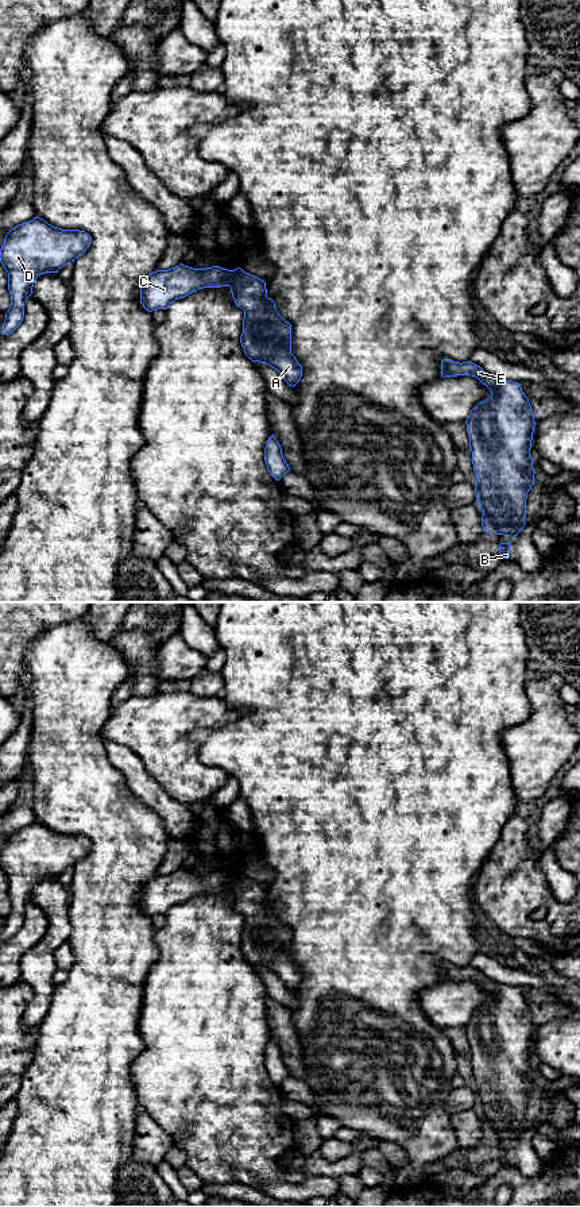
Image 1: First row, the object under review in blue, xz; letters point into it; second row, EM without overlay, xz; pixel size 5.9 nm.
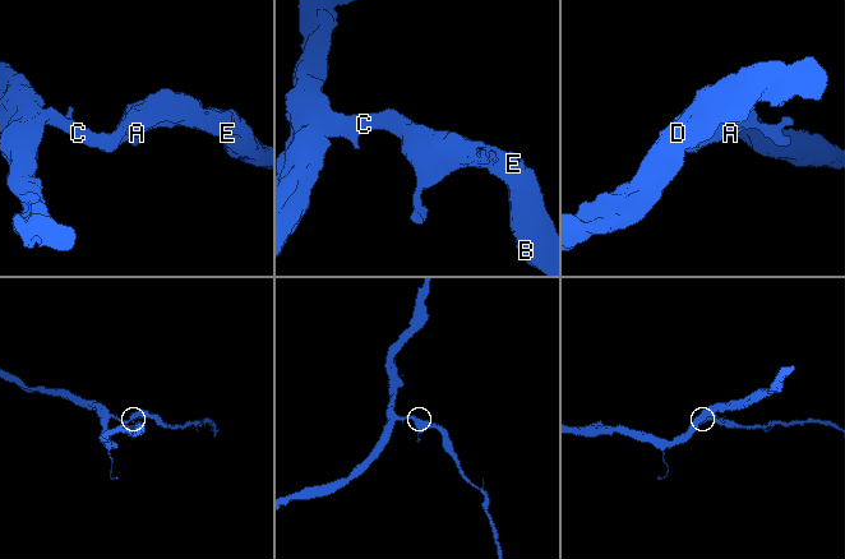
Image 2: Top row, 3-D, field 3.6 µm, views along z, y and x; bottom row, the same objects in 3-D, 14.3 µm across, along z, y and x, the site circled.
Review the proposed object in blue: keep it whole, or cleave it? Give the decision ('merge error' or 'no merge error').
no merge error

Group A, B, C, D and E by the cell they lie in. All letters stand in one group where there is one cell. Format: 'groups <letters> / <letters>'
groups A B C D E

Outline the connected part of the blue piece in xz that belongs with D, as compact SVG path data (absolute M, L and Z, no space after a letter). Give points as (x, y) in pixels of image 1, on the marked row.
M40 217L9 230L0 248L0 262L8 273L11 306L1 327L3 335L12 333L24 319L24 302L32 294L36 278L45 273L58 273L74 262L90 246L85 231L62 230Z

